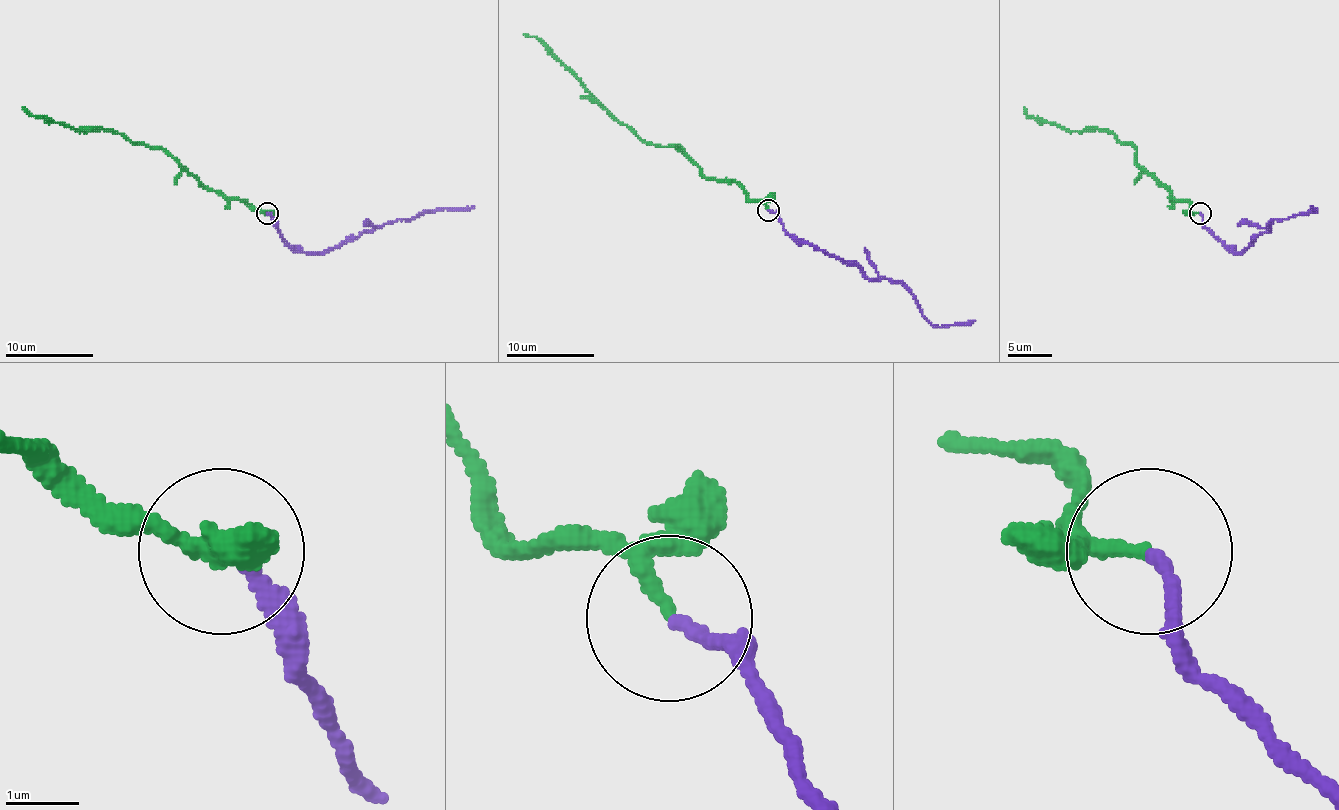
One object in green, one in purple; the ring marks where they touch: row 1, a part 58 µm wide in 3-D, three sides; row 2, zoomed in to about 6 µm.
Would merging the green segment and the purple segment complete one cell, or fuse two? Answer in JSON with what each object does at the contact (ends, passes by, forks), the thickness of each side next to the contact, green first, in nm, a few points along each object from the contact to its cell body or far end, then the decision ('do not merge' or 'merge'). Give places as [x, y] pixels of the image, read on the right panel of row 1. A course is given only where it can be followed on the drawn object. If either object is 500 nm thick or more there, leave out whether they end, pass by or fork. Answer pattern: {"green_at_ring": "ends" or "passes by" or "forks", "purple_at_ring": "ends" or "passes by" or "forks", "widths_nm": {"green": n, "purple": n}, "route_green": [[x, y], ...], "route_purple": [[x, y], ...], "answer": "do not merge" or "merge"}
{"green_at_ring": "passes by", "purple_at_ring": "ends", "widths_nm": {"green": 130, "purple": 180}, "route_green": [[1200, 212], [1172, 197], [1136, 162], [1132, 144], [1097, 129], [1068, 131], [1039, 122], [1026, 115], [1024, 107]], "route_purple": [[1200, 212], [1202, 223], [1233, 252], [1240, 252], [1269, 230], [1271, 221], [1317, 208], [1310, 206]], "answer": "merge"}

